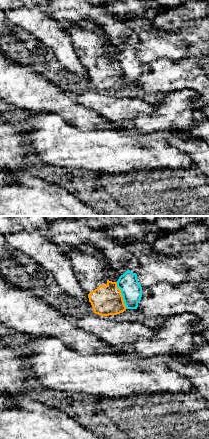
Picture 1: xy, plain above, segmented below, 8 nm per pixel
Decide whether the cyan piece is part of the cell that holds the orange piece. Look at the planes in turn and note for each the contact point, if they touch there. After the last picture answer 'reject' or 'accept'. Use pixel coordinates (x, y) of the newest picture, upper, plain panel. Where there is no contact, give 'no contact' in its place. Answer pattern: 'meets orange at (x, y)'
meets orange at (121, 71)

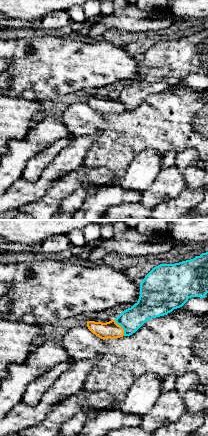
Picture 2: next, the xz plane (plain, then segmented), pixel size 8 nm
meets orange at (121, 103)

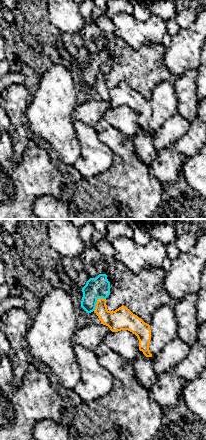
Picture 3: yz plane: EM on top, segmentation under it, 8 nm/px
meets orange at (97, 77)

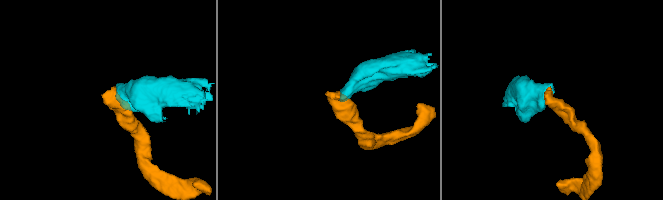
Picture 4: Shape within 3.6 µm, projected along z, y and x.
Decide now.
reject

